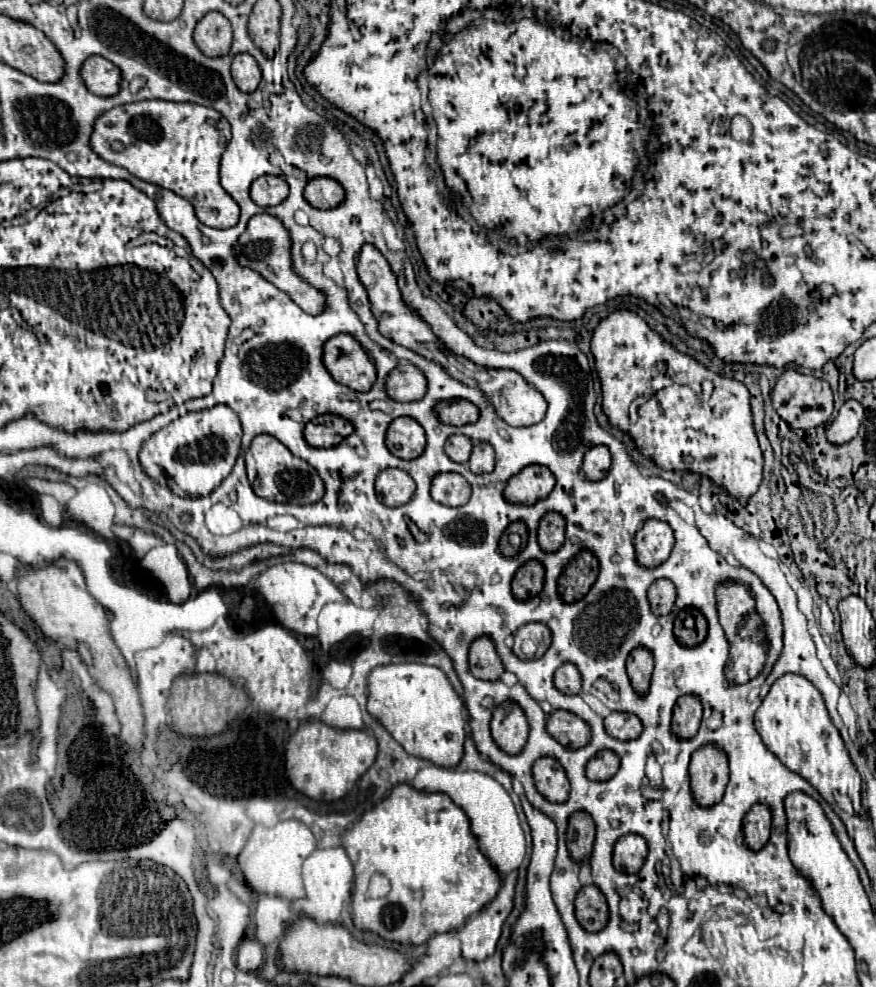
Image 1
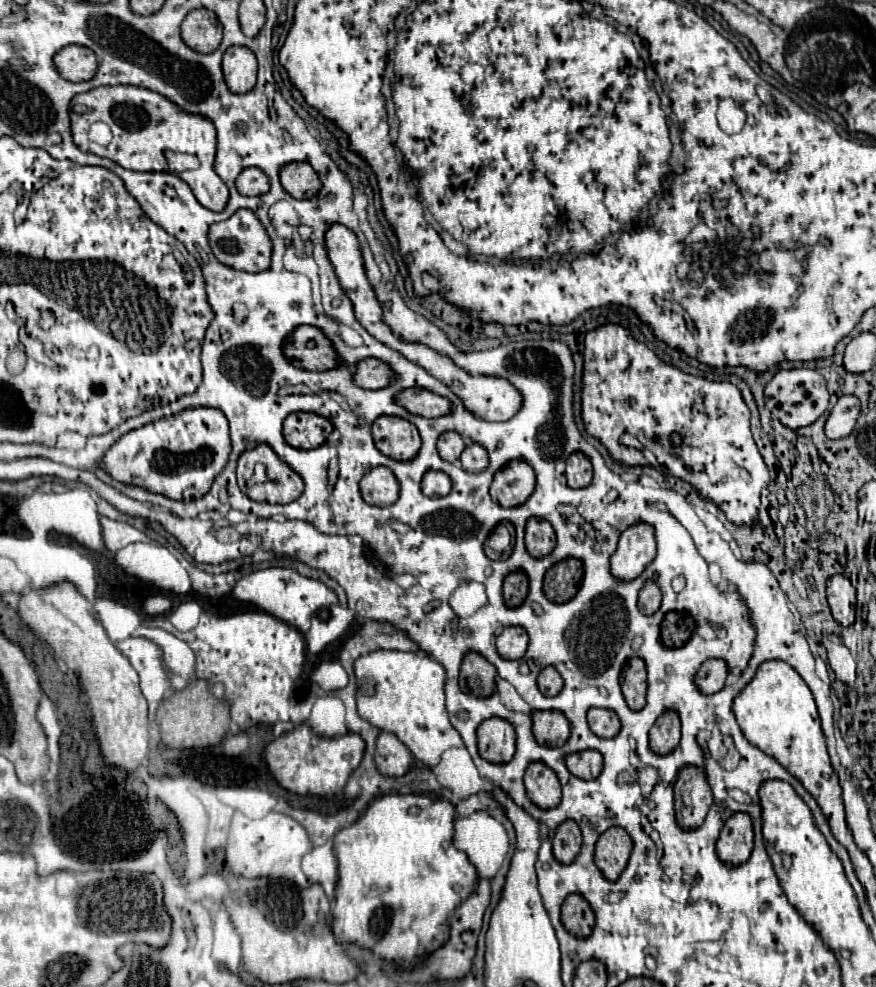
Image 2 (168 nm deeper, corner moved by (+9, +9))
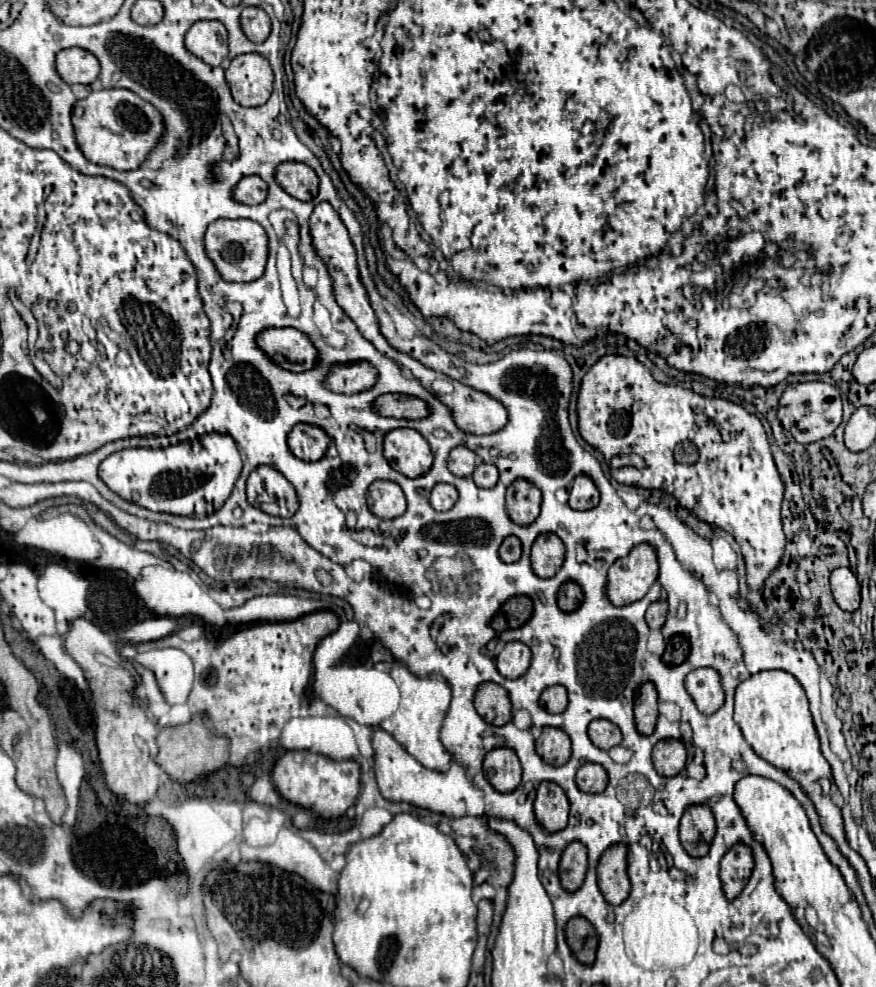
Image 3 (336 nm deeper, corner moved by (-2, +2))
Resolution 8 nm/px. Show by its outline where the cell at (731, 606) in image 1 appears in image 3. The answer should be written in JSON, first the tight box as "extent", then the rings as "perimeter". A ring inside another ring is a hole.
{"extent":[686,668,724,714],"perimeter":[[[700,668],[688,674],[686,690],[694,698],[702,714],[712,714],[724,704],[724,688],[720,674],[712,668]]]}

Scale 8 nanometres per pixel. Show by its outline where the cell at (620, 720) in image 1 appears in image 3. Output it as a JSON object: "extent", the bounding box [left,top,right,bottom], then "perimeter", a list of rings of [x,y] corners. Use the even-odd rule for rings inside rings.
{"extent":[588,718,622,750],"perimeter":[[[604,718],[590,722],[588,736],[602,750],[610,750],[610,748],[614,748],[614,746],[618,746],[622,742],[620,728],[616,724],[612,724],[610,720],[604,720]]]}

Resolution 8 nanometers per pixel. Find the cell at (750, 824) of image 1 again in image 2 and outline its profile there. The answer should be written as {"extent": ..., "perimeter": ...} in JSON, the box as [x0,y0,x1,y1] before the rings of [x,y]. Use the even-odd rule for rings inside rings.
{"extent":[717,813,753,865],"perimeter":[[[745,813],[731,815],[717,839],[717,855],[727,865],[741,865],[749,859],[753,849],[753,825]]]}

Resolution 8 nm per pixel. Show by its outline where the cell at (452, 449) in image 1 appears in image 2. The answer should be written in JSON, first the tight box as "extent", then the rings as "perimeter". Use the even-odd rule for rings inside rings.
{"extent":[437,431,465,463],"perimeter":[[[449,431],[449,433],[443,433],[443,435],[439,437],[437,451],[439,451],[441,459],[453,463],[453,461],[457,461],[457,459],[461,457],[463,449],[465,449],[465,441],[463,441],[463,437],[461,437],[459,433]]]}

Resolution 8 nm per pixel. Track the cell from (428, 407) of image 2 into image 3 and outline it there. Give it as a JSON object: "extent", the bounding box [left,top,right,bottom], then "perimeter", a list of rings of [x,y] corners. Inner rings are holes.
{"extent":[374,394,430,420],"perimeter":[[[384,394],[376,400],[374,408],[384,416],[408,418],[408,420],[420,420],[430,414],[428,404],[424,400],[408,394]]]}

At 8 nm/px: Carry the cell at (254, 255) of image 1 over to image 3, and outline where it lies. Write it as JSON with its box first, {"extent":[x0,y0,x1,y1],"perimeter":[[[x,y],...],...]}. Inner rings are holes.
{"extent":[204,220,268,282],"perimeter":[[[216,220],[208,226],[204,236],[206,254],[216,264],[218,272],[228,282],[252,282],[258,280],[268,262],[268,236],[264,228],[254,220]]]}

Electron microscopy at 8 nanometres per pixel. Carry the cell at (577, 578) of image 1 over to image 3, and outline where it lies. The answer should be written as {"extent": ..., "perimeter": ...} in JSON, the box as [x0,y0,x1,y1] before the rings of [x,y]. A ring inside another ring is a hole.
{"extent":[558,582,584,612],"perimeter":[[[564,582],[558,590],[558,606],[564,612],[574,612],[584,600],[584,592],[576,582]]]}

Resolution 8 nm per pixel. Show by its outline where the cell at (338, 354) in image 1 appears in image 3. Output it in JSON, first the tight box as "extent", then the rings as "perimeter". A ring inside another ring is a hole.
{"extent":[258,328,320,372],"perimeter":[[[296,328],[264,330],[258,342],[272,362],[290,372],[306,372],[320,362],[312,340]]]}

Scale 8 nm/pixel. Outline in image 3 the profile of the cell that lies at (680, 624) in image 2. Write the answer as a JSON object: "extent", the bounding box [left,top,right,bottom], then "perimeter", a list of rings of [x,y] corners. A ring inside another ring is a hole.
{"extent":[662,634,690,666],"perimeter":[[[676,634],[676,636],[672,636],[668,640],[662,660],[666,664],[670,664],[670,666],[676,666],[676,664],[682,664],[688,654],[690,654],[690,640],[688,640],[688,636]]]}

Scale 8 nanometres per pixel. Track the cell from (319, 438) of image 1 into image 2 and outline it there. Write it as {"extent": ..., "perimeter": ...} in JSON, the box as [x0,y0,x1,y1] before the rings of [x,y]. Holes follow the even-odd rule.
{"extent":[283,413,331,449],"perimeter":[[[291,413],[283,423],[283,437],[295,449],[315,449],[331,435],[329,419],[315,413]]]}

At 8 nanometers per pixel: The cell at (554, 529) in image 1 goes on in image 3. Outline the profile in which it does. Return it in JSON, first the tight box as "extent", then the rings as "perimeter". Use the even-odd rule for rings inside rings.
{"extent":[532,534,566,578],"perimeter":[[[540,534],[532,546],[532,570],[540,578],[556,574],[564,562],[566,548],[556,534]]]}

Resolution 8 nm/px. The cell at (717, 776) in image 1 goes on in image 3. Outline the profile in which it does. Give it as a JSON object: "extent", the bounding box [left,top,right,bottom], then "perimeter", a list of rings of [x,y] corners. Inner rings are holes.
{"extent":[680,804,716,856],"perimeter":[[[692,804],[680,820],[680,842],[690,856],[704,856],[716,834],[716,818],[706,804]]]}

